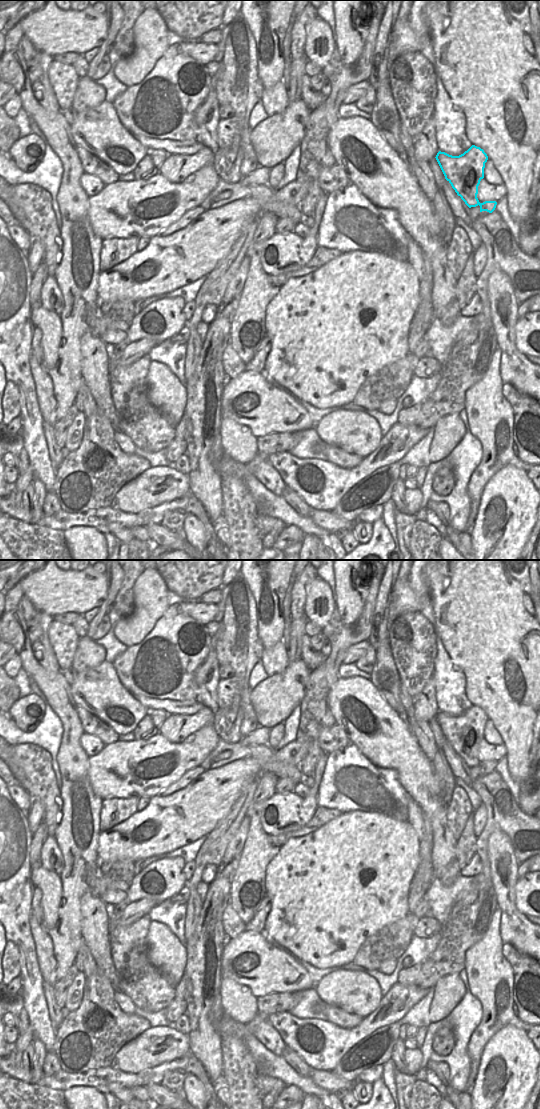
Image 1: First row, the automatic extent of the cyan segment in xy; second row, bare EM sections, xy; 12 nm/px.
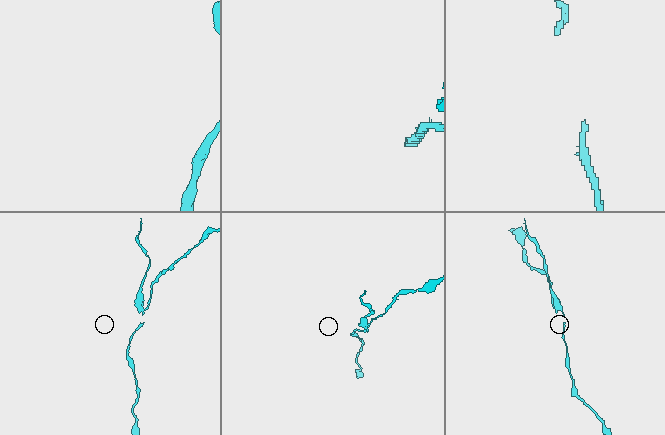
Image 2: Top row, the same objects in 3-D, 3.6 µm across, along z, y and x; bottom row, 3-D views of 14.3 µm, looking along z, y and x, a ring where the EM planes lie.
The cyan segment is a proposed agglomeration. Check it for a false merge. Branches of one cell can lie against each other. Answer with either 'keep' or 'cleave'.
cleave

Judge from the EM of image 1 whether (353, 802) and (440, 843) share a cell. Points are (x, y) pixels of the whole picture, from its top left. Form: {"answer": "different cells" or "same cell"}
{"answer": "different cells"}

